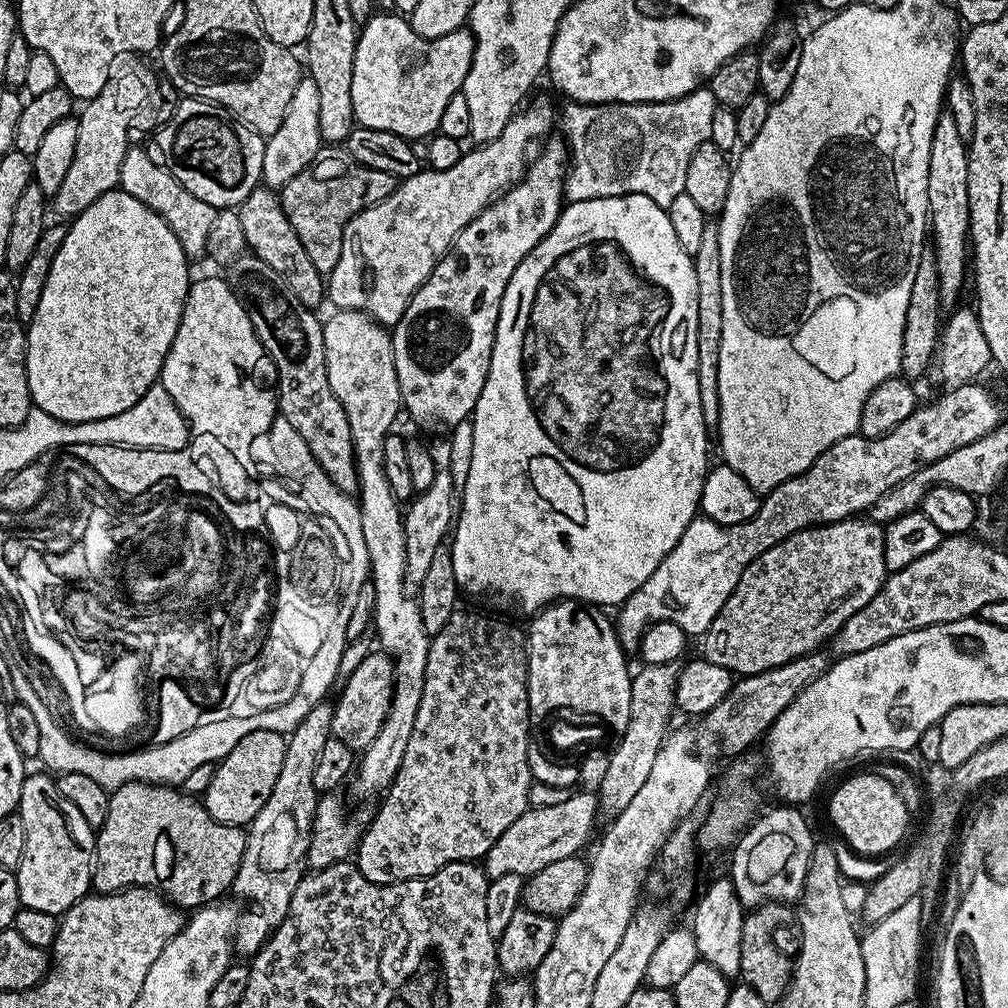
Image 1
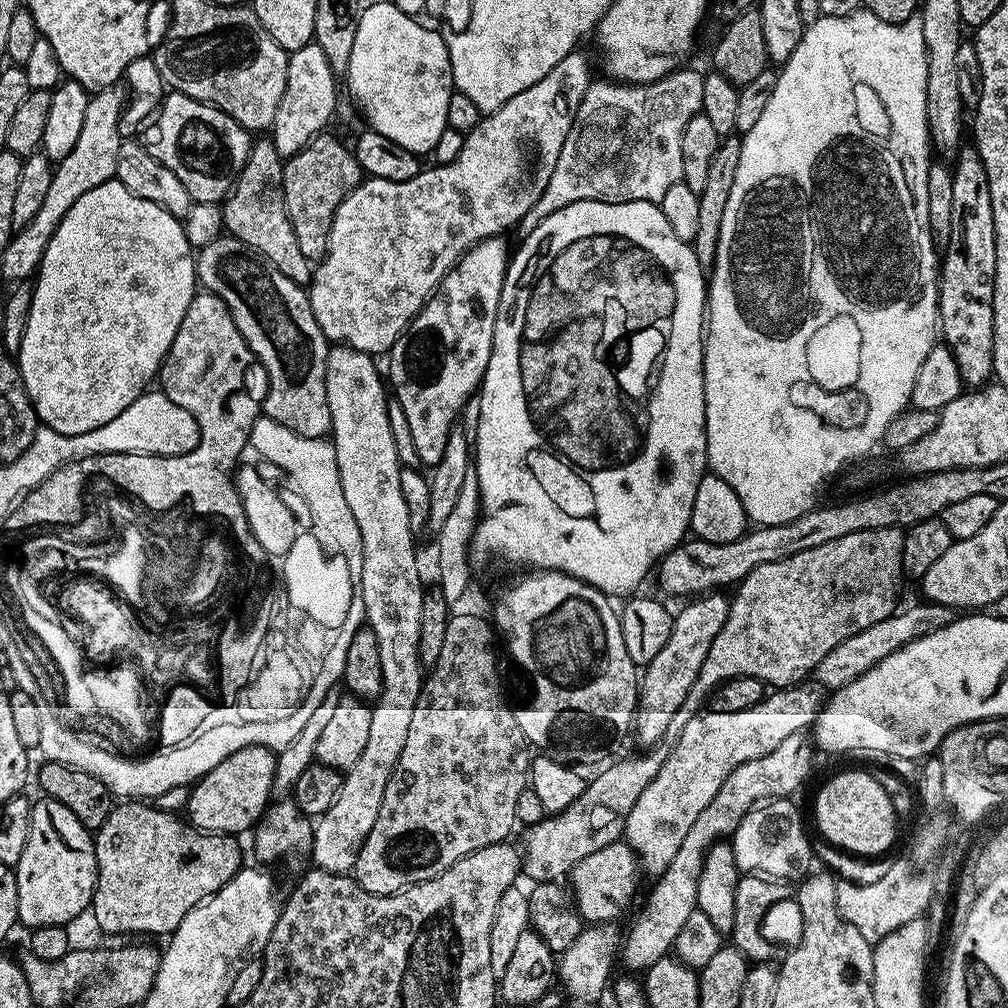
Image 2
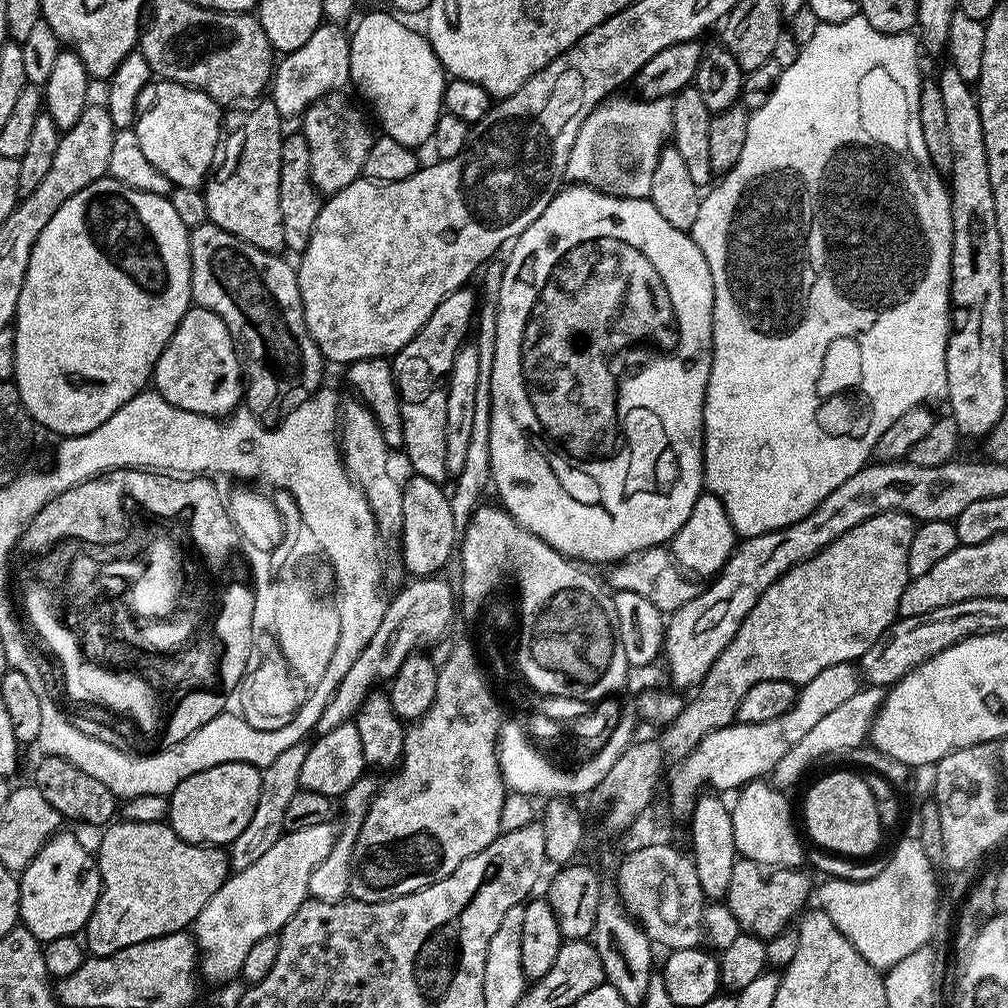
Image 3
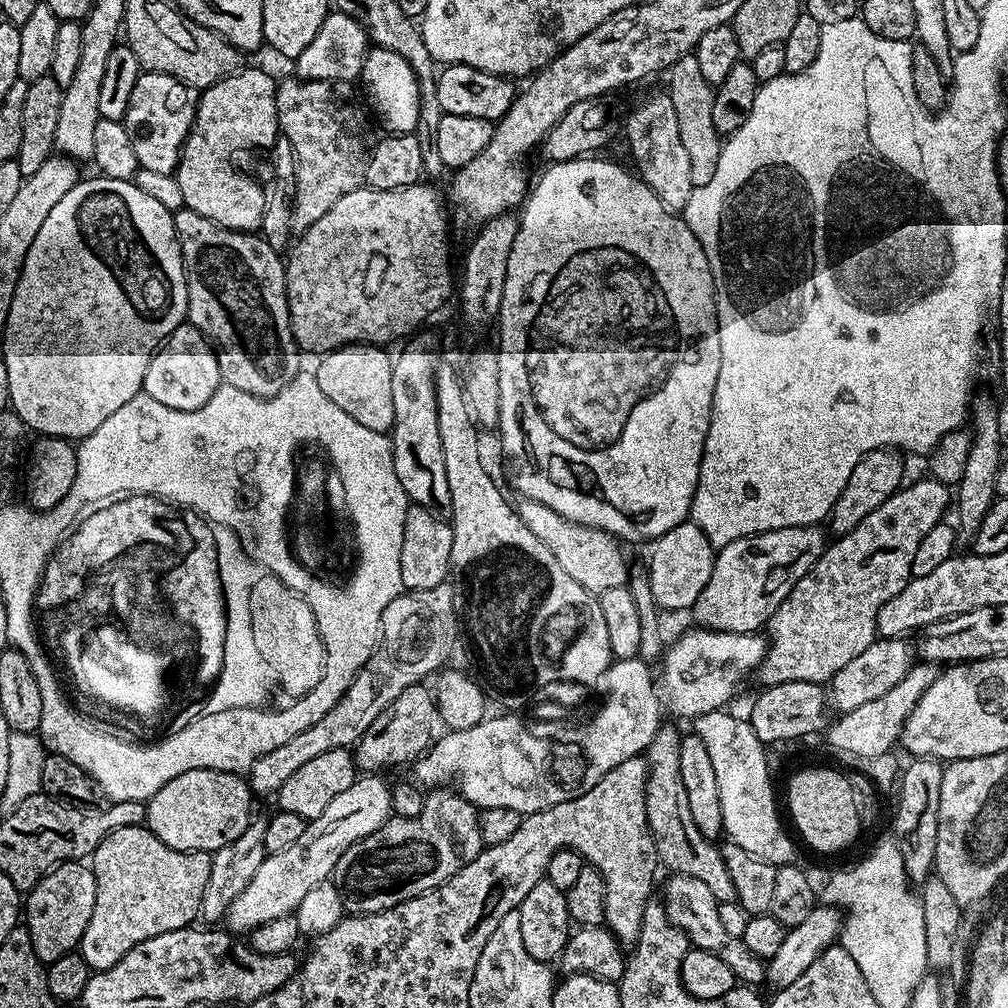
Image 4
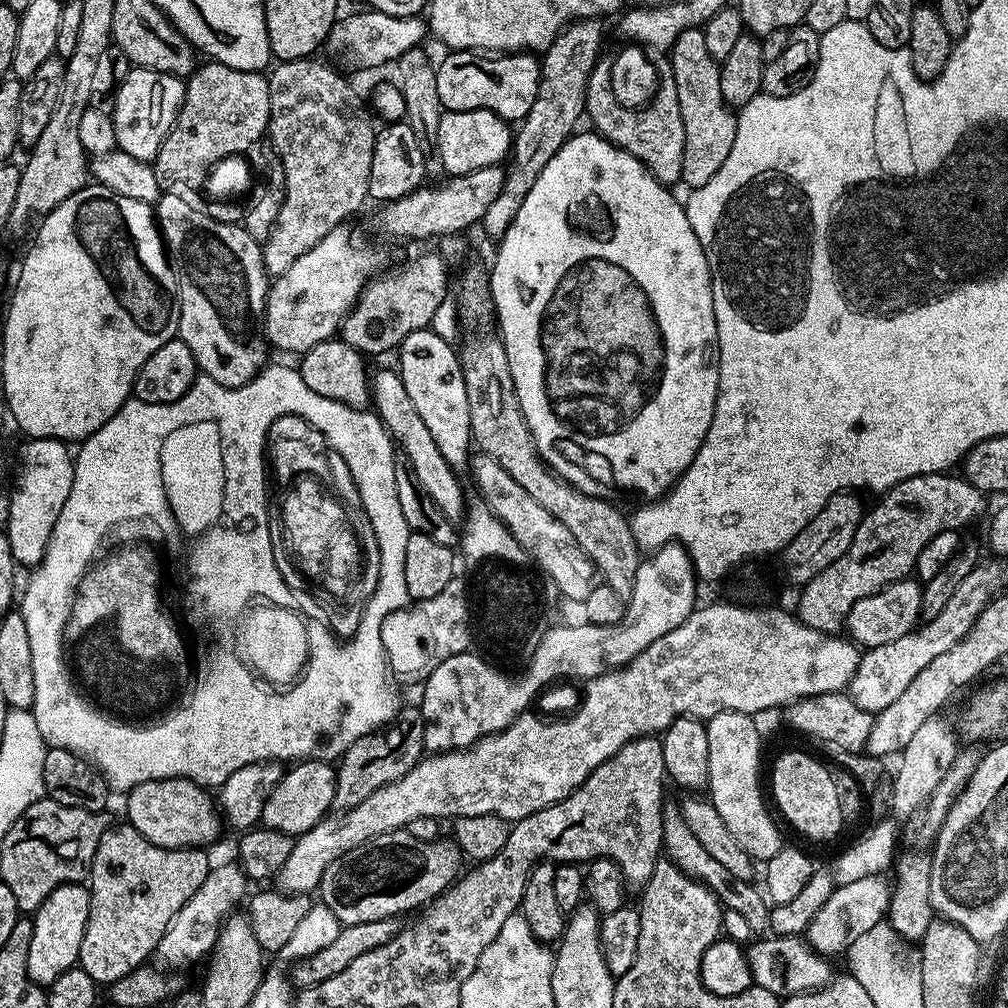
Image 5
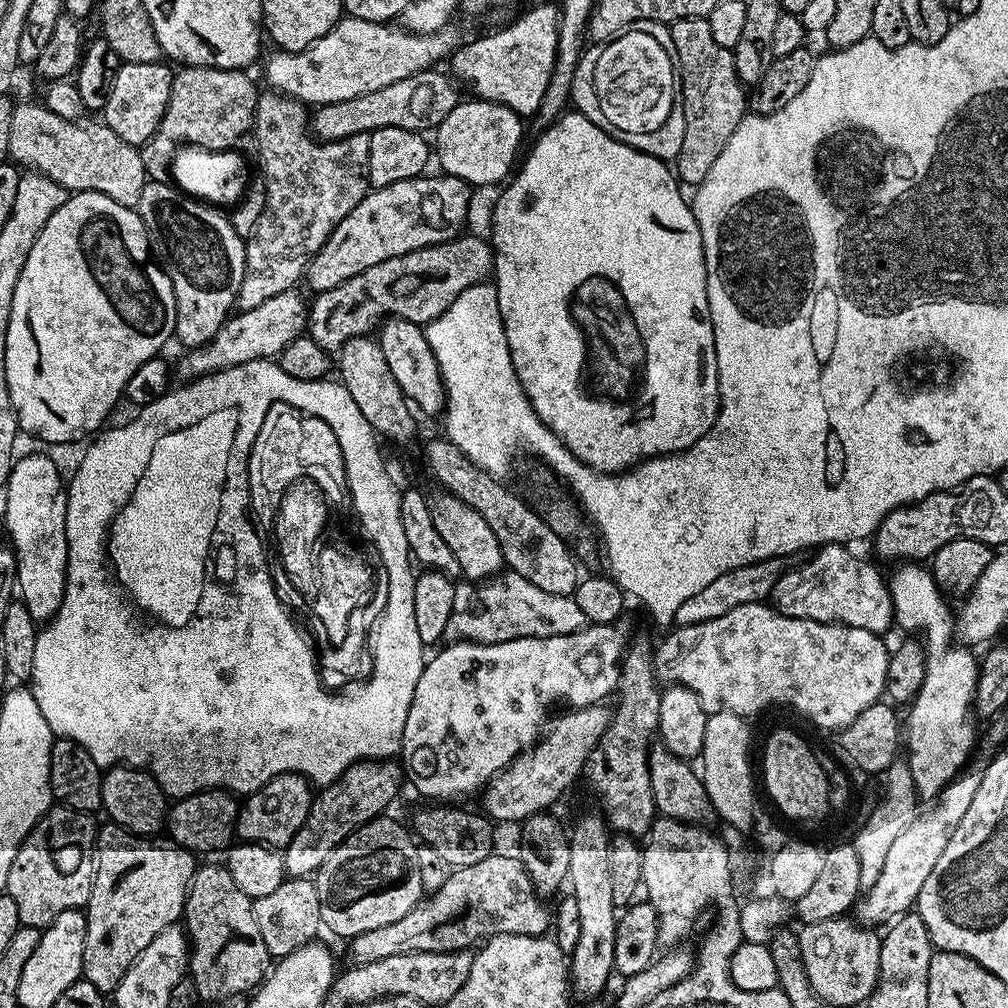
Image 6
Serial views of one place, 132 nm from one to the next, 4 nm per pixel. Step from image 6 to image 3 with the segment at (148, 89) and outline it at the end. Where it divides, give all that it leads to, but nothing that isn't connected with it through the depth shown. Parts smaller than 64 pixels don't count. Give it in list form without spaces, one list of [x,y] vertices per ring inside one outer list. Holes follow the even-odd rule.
[[[160,80],[155,88],[151,93],[153,96],[148,109],[146,104],[136,118],[134,131],[138,146],[142,146],[142,154],[146,154],[150,166],[166,174],[173,186],[200,188],[207,181],[218,160],[218,149],[222,144],[221,105],[202,90],[173,80]]]

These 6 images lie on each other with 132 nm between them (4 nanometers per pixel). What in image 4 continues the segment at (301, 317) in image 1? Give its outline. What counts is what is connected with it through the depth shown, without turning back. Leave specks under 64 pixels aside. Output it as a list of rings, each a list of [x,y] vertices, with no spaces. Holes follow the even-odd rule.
[[[187,210],[175,213],[174,219],[184,255],[184,270],[188,273],[186,320],[216,349],[221,381],[261,398],[283,392],[294,377],[301,375],[302,349],[292,333],[286,294],[286,264],[281,253],[274,251],[259,235],[223,228]]]

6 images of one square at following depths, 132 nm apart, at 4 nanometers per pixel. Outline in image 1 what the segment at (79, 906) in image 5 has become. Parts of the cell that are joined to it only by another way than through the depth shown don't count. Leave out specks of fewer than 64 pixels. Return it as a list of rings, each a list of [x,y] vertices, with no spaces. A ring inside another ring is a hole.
[[[39,770],[25,775],[22,782],[19,813],[26,825],[26,850],[22,850],[22,862],[16,867],[16,885],[22,908],[42,910],[58,918],[64,915],[74,902],[89,895],[92,888],[92,866],[96,854],[96,832],[88,825],[86,818],[58,790],[55,779],[47,771]]]

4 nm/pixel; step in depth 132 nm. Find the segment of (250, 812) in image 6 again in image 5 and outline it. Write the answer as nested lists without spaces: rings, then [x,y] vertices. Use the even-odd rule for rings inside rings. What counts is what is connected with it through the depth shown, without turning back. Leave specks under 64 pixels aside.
[[[309,758],[293,763],[285,771],[278,786],[270,790],[270,798],[266,798],[266,806],[262,806],[260,818],[263,827],[285,832],[286,835],[295,838],[310,831],[329,815],[335,802],[336,768],[327,760]]]

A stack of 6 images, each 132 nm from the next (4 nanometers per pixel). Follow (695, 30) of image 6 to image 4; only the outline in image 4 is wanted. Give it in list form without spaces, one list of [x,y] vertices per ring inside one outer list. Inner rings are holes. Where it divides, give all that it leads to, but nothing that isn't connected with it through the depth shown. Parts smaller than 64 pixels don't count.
[[[695,54],[678,58],[673,62],[667,76],[666,94],[674,102],[674,115],[678,117],[678,134],[682,137],[682,147],[690,158],[692,186],[706,186],[706,182],[714,178],[722,147],[722,137],[714,126],[714,86],[703,77]]]

